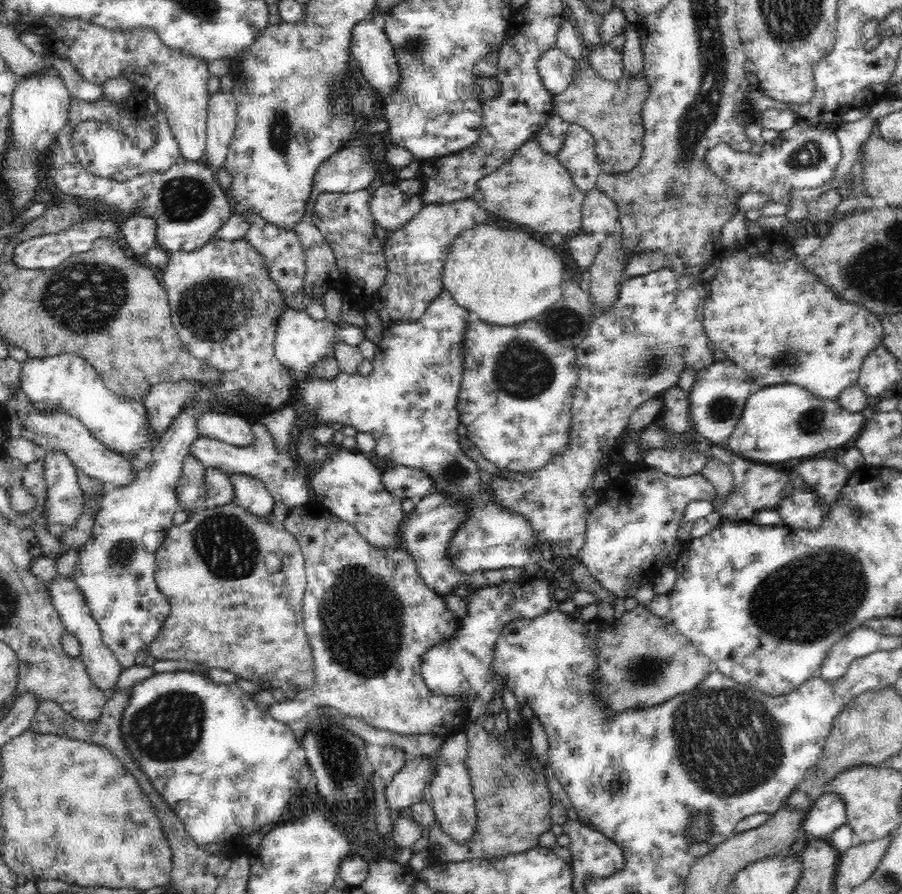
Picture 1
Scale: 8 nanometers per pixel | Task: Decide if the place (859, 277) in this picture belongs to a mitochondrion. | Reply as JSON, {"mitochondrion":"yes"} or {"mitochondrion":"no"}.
{"mitochondrion":"yes"}

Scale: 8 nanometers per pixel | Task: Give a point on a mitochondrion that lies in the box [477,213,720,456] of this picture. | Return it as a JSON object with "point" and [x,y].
{"point":[522,370]}

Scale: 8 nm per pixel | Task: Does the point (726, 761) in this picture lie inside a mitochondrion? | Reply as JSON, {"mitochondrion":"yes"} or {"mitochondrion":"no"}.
{"mitochondrion":"yes"}

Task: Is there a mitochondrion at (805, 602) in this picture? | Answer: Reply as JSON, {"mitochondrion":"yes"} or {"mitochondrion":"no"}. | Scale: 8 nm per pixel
{"mitochondrion":"yes"}

